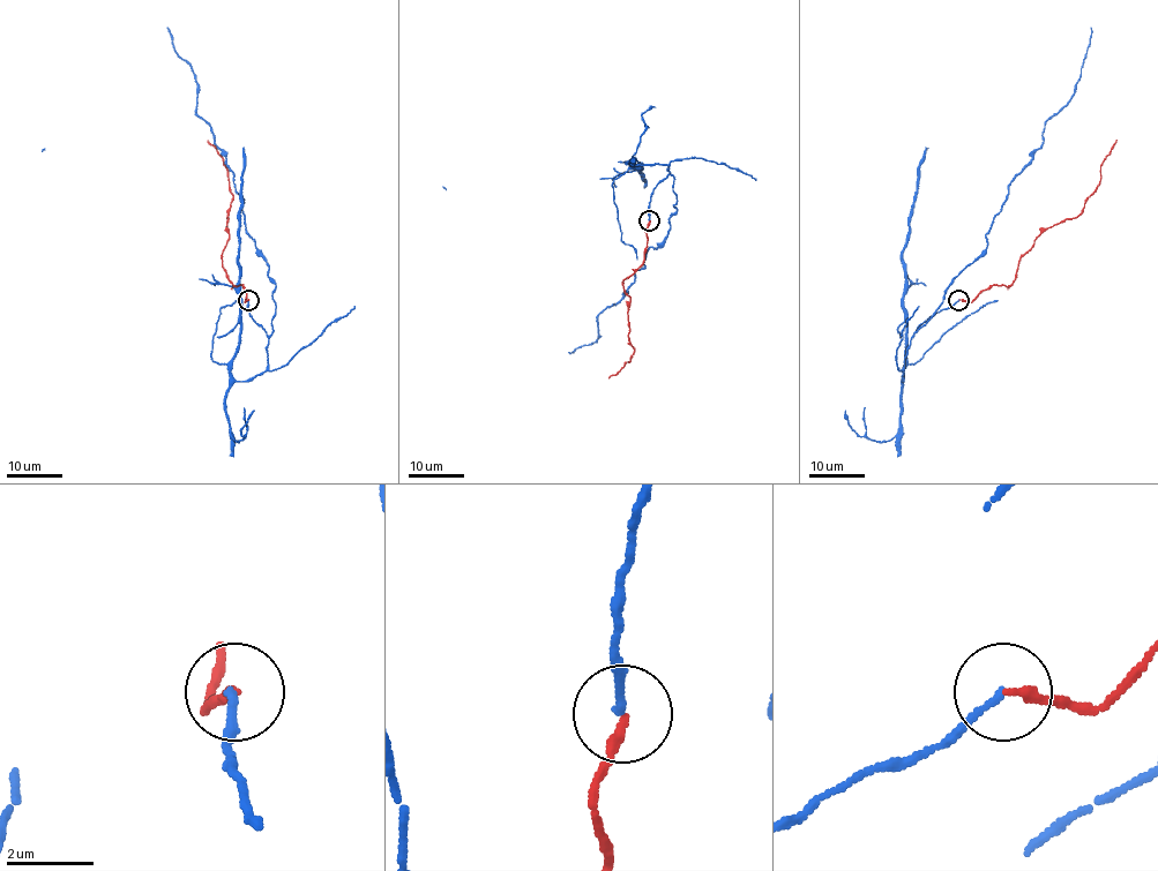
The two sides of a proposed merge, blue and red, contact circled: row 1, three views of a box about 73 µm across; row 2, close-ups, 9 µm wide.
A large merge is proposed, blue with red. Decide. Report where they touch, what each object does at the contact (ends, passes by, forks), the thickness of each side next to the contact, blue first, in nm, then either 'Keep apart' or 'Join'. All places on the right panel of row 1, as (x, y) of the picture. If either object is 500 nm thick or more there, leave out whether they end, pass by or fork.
Place: (958, 300). At the ring blue ends. At the ring red ends. Thickness 150 nm (blue) against 200 nm. Join

